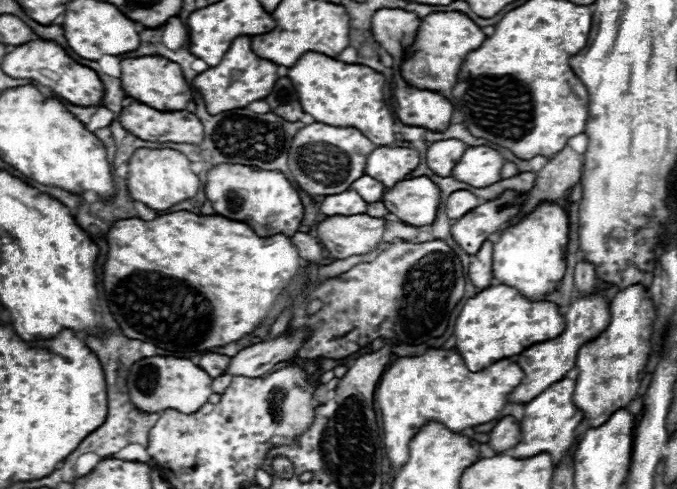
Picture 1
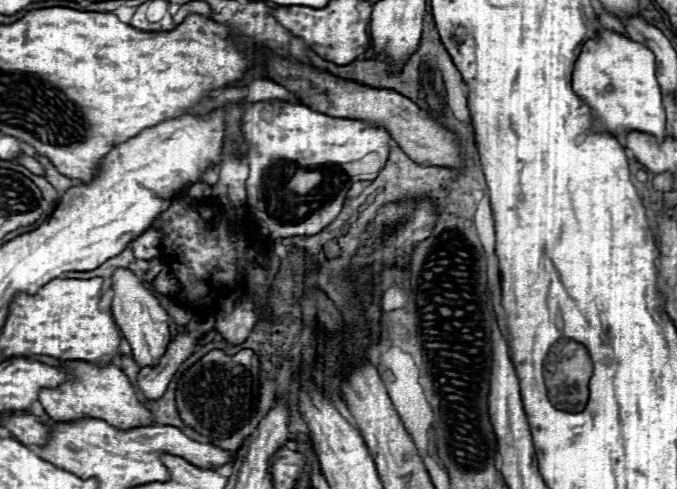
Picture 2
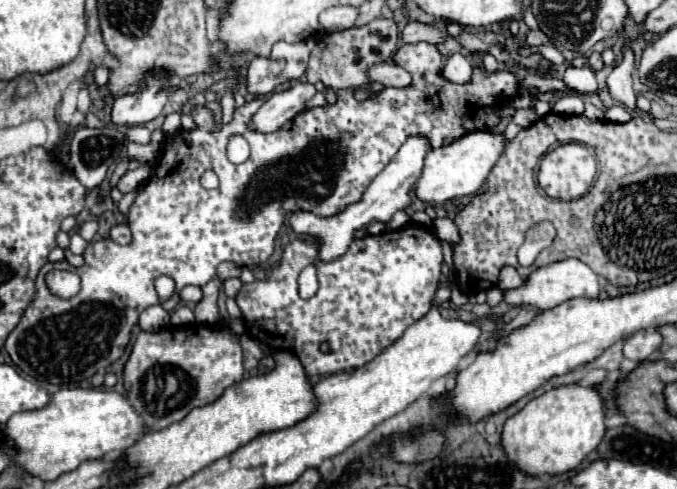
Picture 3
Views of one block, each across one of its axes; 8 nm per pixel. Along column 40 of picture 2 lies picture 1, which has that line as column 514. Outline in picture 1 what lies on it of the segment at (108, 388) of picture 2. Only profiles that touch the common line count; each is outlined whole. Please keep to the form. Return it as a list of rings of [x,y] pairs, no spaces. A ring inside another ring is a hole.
[[[594,292],[590,298],[576,296],[574,304],[570,304],[570,310],[564,314],[564,318],[566,318],[566,330],[558,338],[534,344],[534,346],[526,348],[522,354],[518,354],[516,362],[524,370],[524,380],[508,396],[508,402],[526,404],[534,396],[538,396],[544,388],[548,388],[550,384],[560,382],[566,376],[566,372],[574,368],[580,346],[586,344],[588,340],[600,336],[604,332],[604,328],[610,324],[610,302],[598,292]]]

